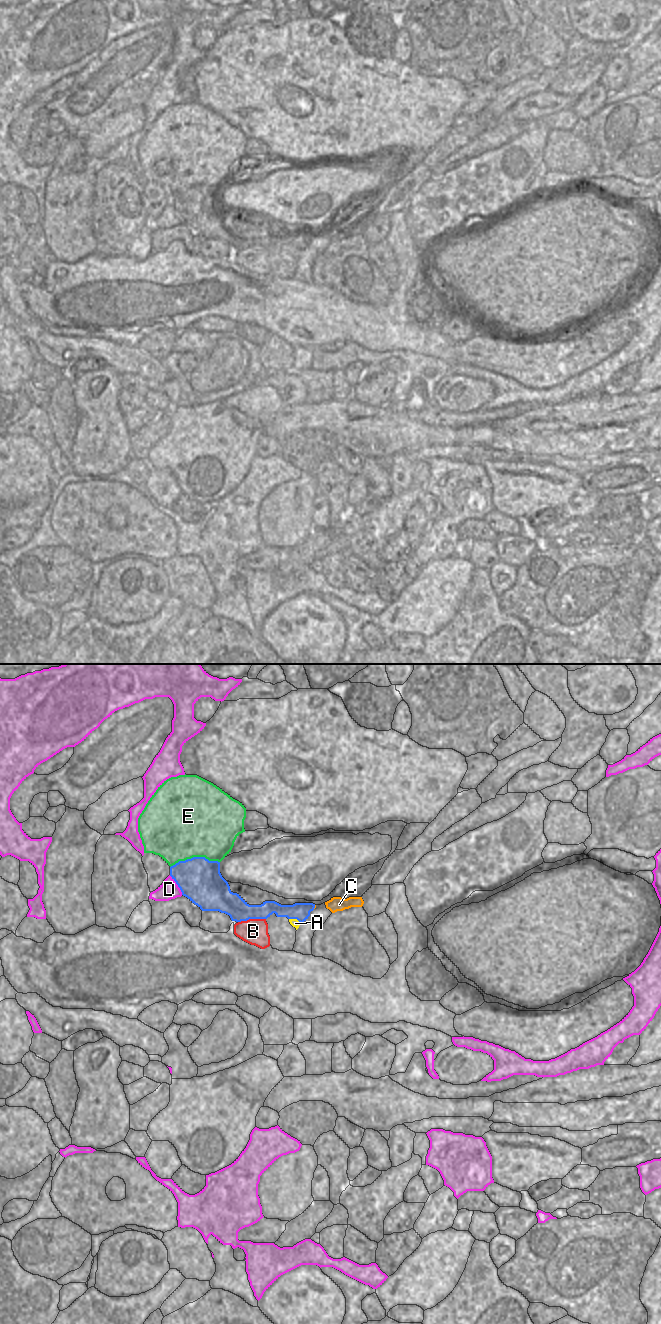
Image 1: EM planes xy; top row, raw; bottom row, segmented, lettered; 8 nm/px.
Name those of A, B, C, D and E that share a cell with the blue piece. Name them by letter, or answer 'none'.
none

